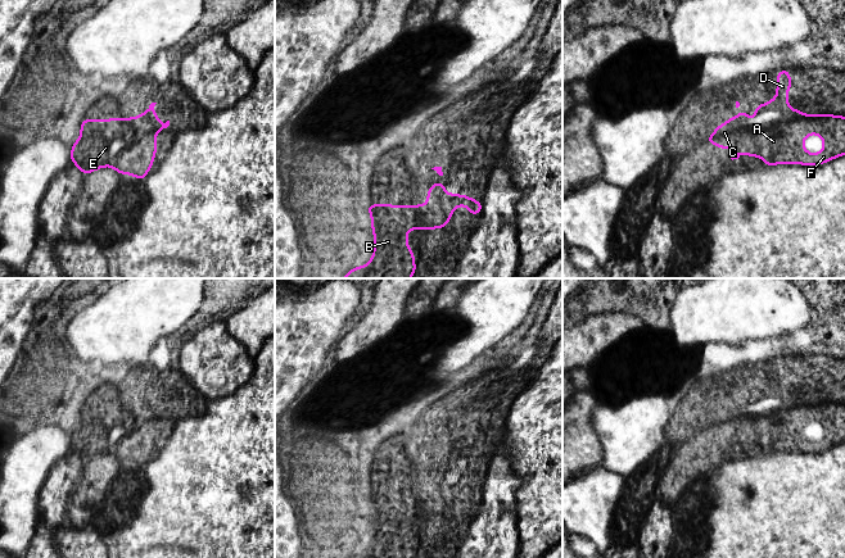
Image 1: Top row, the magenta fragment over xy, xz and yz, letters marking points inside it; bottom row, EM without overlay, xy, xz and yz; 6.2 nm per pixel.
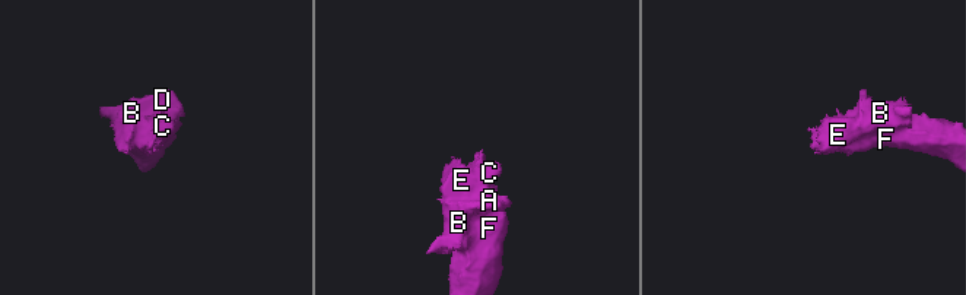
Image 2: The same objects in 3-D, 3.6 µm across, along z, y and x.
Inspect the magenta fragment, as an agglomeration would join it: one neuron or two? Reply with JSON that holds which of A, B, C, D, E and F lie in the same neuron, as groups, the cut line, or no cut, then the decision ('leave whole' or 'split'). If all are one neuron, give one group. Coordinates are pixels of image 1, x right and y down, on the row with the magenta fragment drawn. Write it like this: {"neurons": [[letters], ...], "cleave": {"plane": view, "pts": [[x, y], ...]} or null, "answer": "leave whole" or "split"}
{"neurons": [["A", "B", "C", "D", "E", "F"]], "cleave": null, "answer": "leave whole"}

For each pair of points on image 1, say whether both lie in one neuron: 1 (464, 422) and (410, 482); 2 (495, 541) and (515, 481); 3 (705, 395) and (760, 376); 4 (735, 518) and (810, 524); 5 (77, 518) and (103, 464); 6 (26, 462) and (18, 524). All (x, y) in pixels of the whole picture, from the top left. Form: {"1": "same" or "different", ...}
{"1": "same", "2": "same", "3": "same", "4": "same", "5": "same", "6": "same"}

